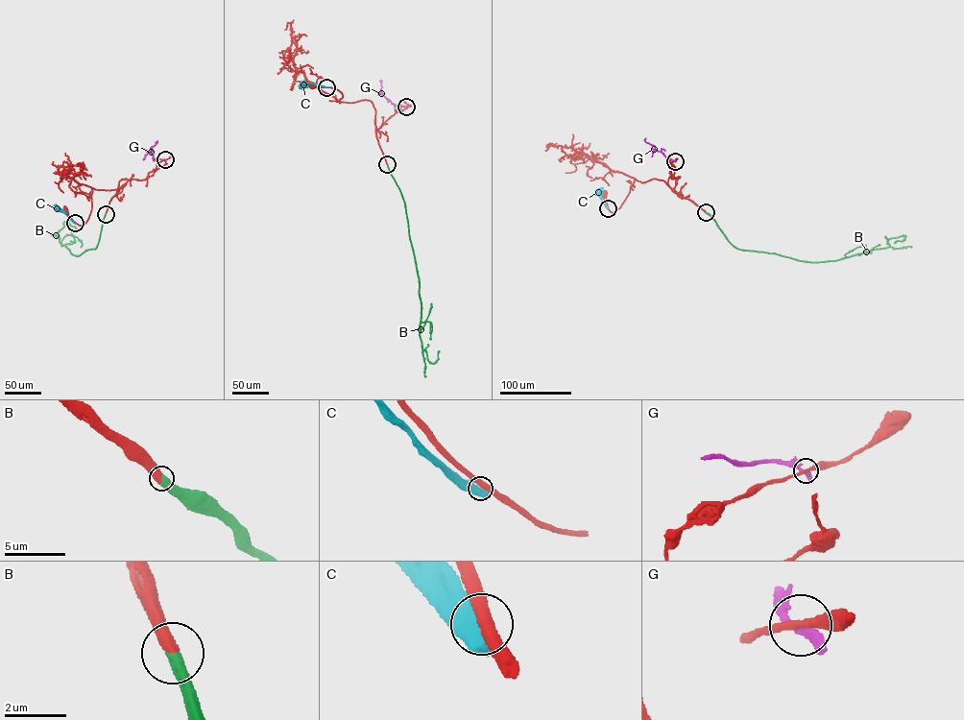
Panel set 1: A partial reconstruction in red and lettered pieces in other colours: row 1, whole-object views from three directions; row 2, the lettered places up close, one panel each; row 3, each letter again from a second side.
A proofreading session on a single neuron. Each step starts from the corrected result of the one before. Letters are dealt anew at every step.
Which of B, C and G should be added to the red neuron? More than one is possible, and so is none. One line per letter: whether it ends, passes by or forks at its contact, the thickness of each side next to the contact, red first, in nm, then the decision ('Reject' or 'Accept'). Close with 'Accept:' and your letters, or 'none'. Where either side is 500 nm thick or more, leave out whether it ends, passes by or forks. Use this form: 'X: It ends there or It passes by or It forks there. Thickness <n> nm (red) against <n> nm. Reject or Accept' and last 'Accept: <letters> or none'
B: Thickness 550 nm (red) against 550 nm. Accept
C: Thickness 400 nm (red) against 800 nm. Reject
G: It ends there. Thickness 240 nm (red) against 360 nm. Reject
Accept: B

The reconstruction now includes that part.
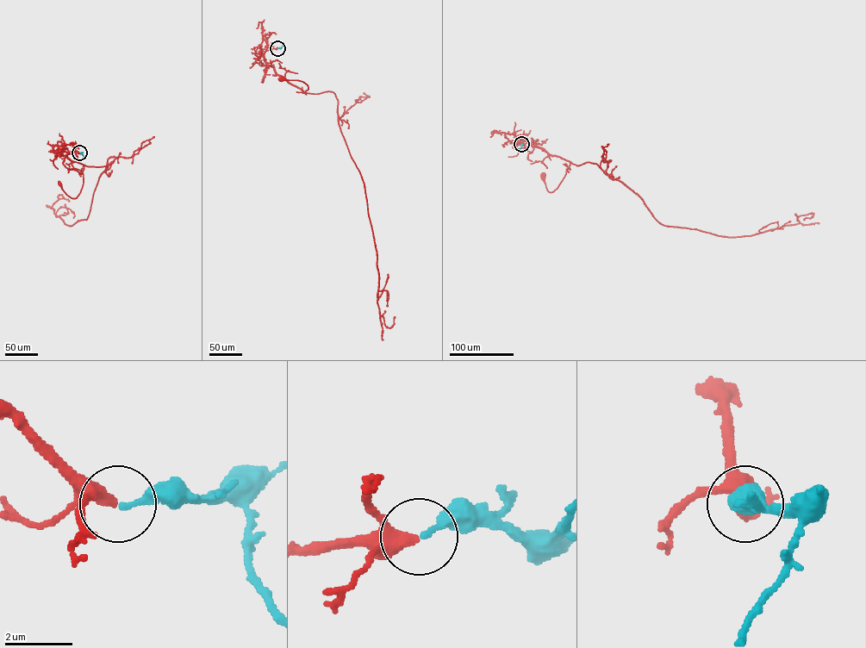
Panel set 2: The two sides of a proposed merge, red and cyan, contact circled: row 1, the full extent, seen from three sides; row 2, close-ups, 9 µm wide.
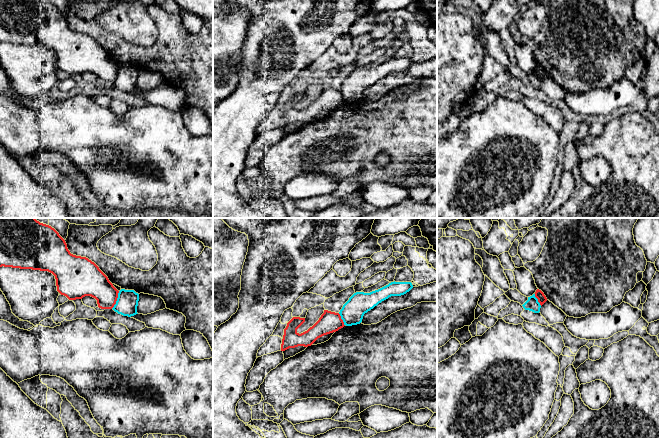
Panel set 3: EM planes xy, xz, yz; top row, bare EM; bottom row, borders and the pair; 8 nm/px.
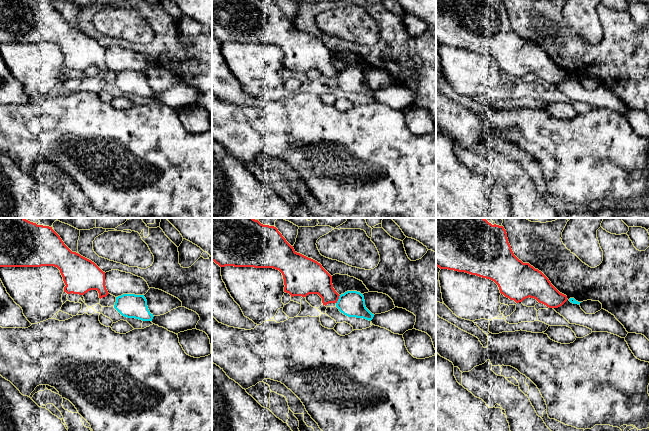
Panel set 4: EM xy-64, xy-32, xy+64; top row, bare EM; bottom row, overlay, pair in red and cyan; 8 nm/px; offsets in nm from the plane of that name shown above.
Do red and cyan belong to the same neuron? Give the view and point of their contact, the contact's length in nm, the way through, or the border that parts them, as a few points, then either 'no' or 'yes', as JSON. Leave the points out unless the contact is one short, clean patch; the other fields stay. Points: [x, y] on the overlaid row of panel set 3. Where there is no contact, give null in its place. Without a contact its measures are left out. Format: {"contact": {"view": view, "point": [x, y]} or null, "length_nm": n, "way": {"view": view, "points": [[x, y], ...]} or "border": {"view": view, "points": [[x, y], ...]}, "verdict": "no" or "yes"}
{"contact": {"view": "xy", "point": [116, 300]}, "length_nm": 160, "border": {"view": "xy", "points": [[119, 291], [116, 303], [111, 308]]}, "verdict": "no"}

